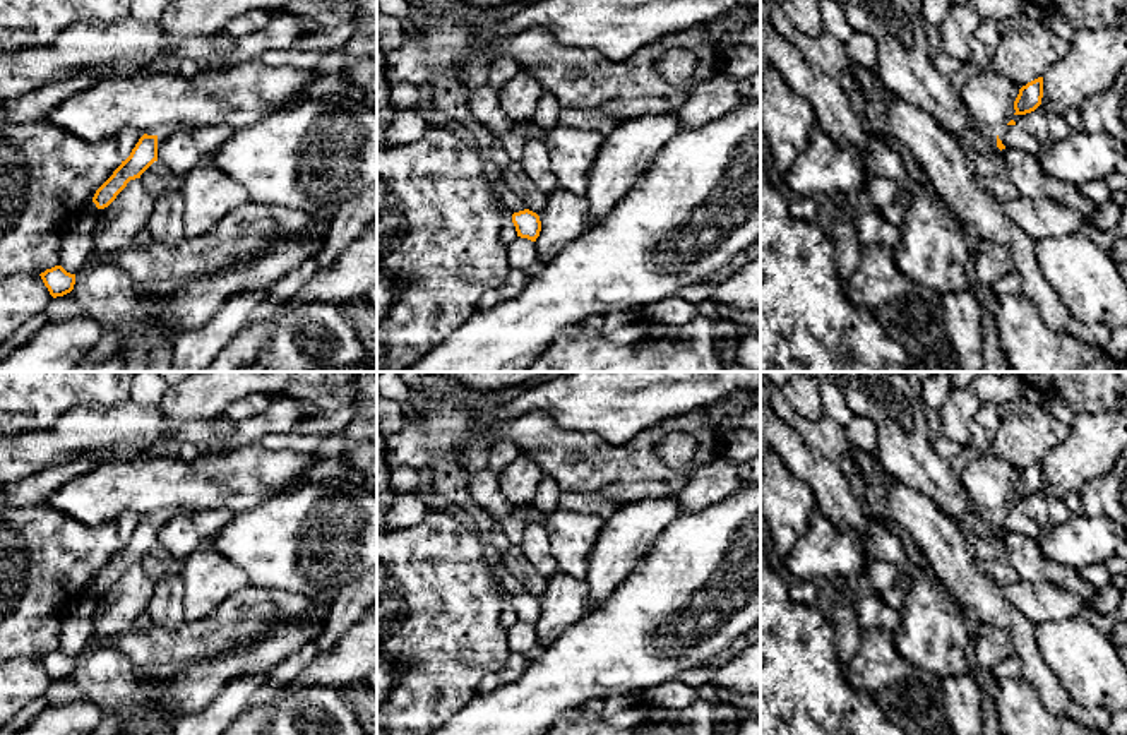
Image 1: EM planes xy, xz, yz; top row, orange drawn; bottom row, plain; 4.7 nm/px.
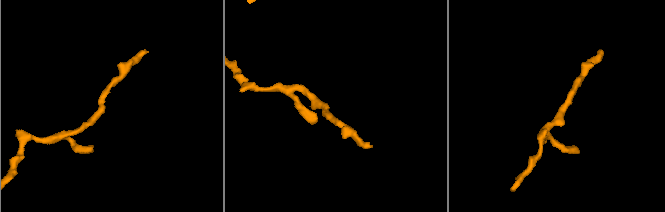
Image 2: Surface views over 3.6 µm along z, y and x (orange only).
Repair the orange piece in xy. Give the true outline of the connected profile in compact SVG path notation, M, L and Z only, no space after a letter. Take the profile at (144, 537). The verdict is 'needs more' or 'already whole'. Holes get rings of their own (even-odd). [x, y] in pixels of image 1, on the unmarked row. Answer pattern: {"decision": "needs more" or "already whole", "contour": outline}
{"decision": "already whole", "contour": "M144 517L130 540L113 555L113 559L96 574L92 586L98 593L108 591L130 564L140 559L158 545L158 519Z"}

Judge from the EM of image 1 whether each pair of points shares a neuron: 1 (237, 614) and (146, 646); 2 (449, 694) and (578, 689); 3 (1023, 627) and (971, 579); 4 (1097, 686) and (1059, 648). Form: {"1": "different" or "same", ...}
{"1": "same", "2": "different", "3": "same", "4": "same"}

